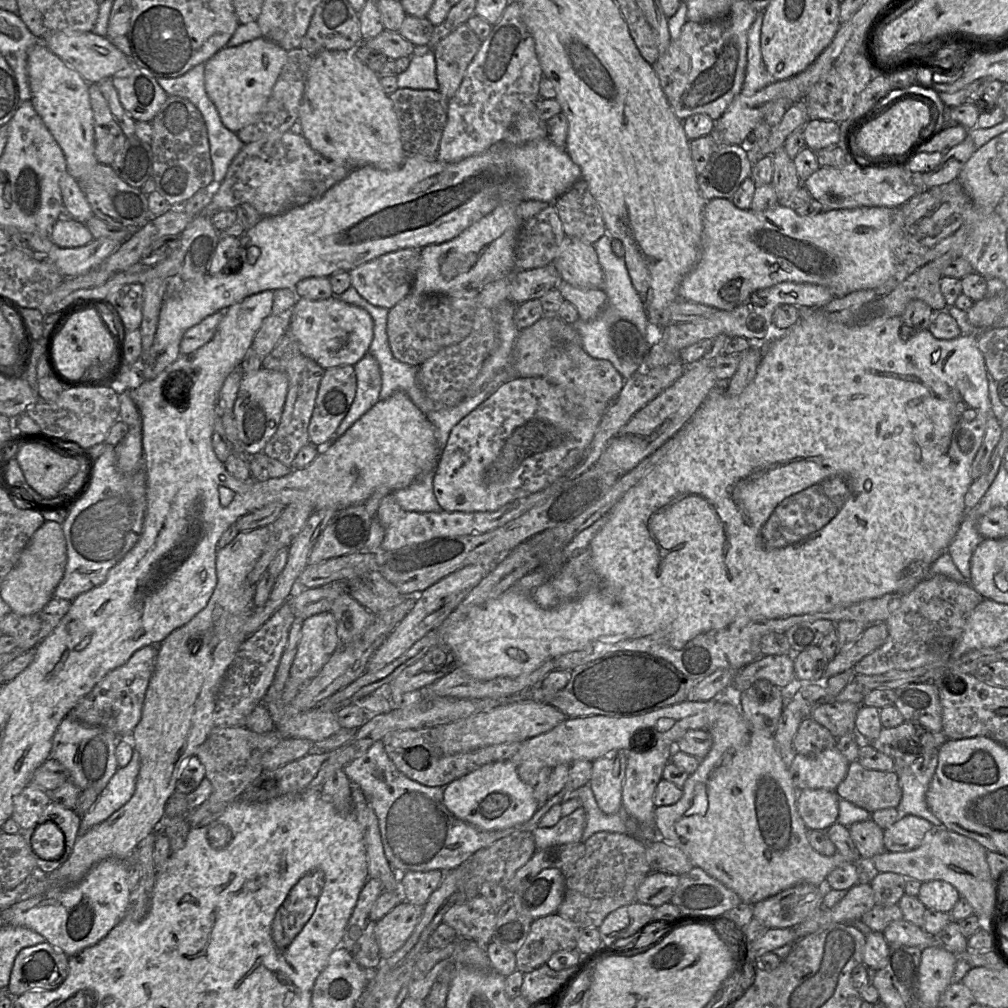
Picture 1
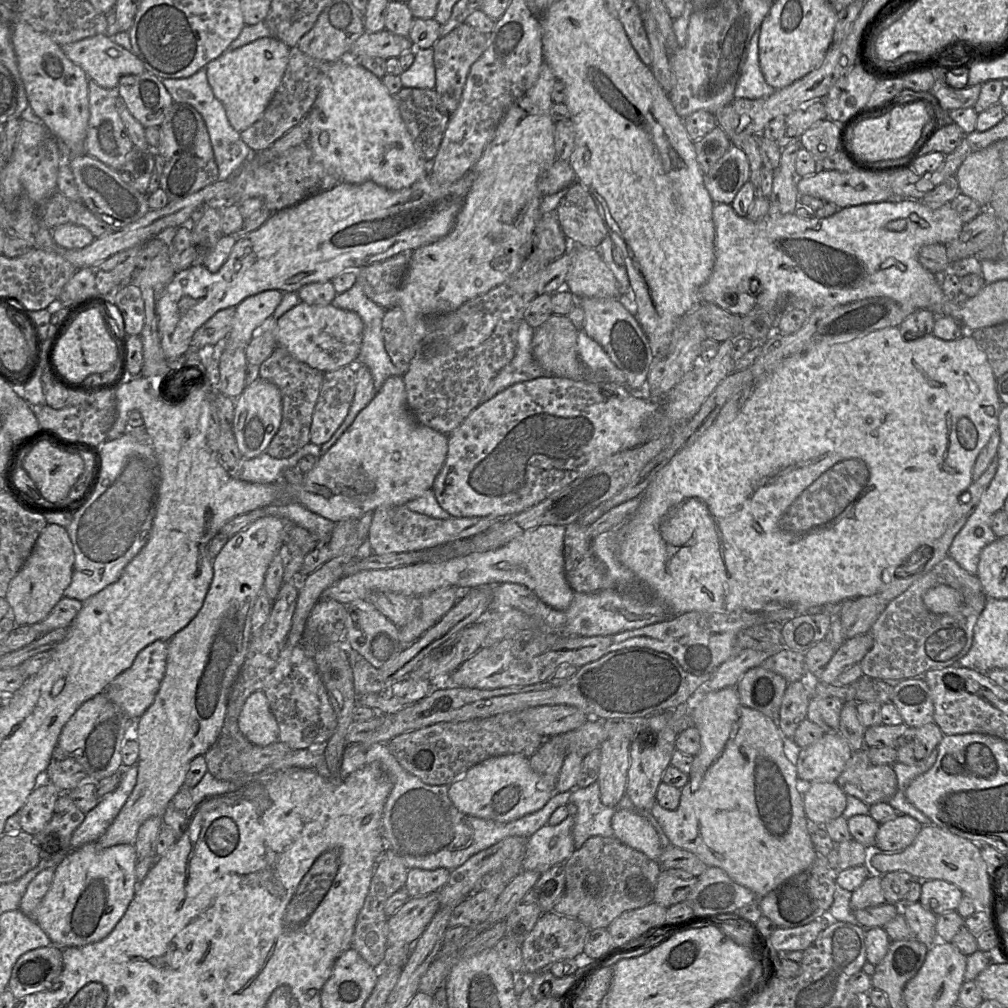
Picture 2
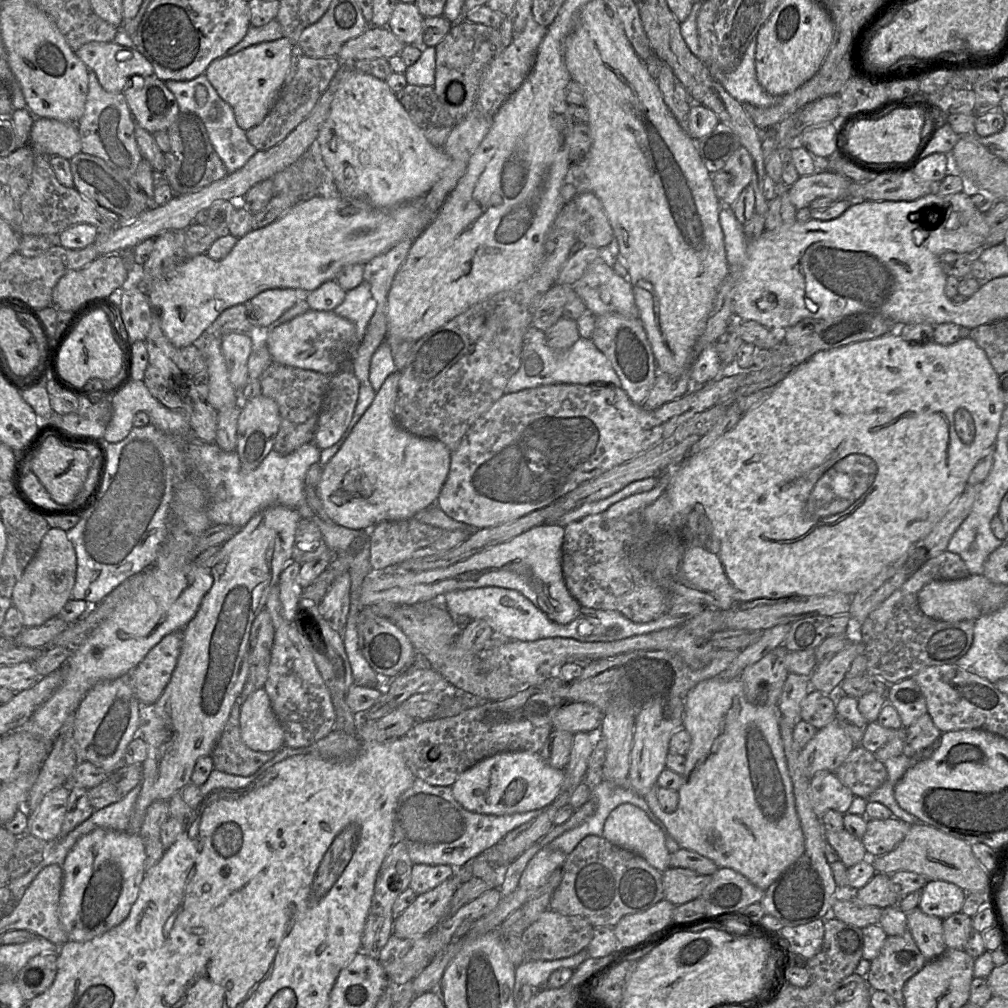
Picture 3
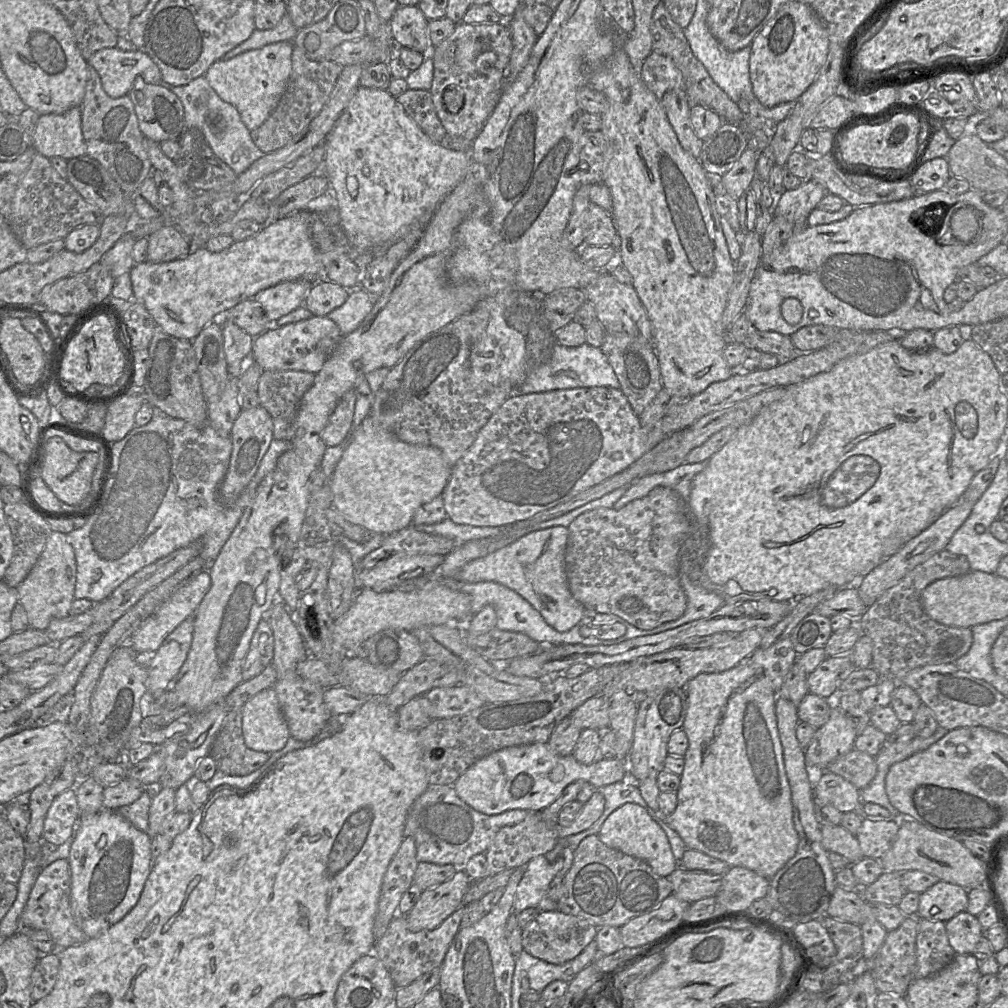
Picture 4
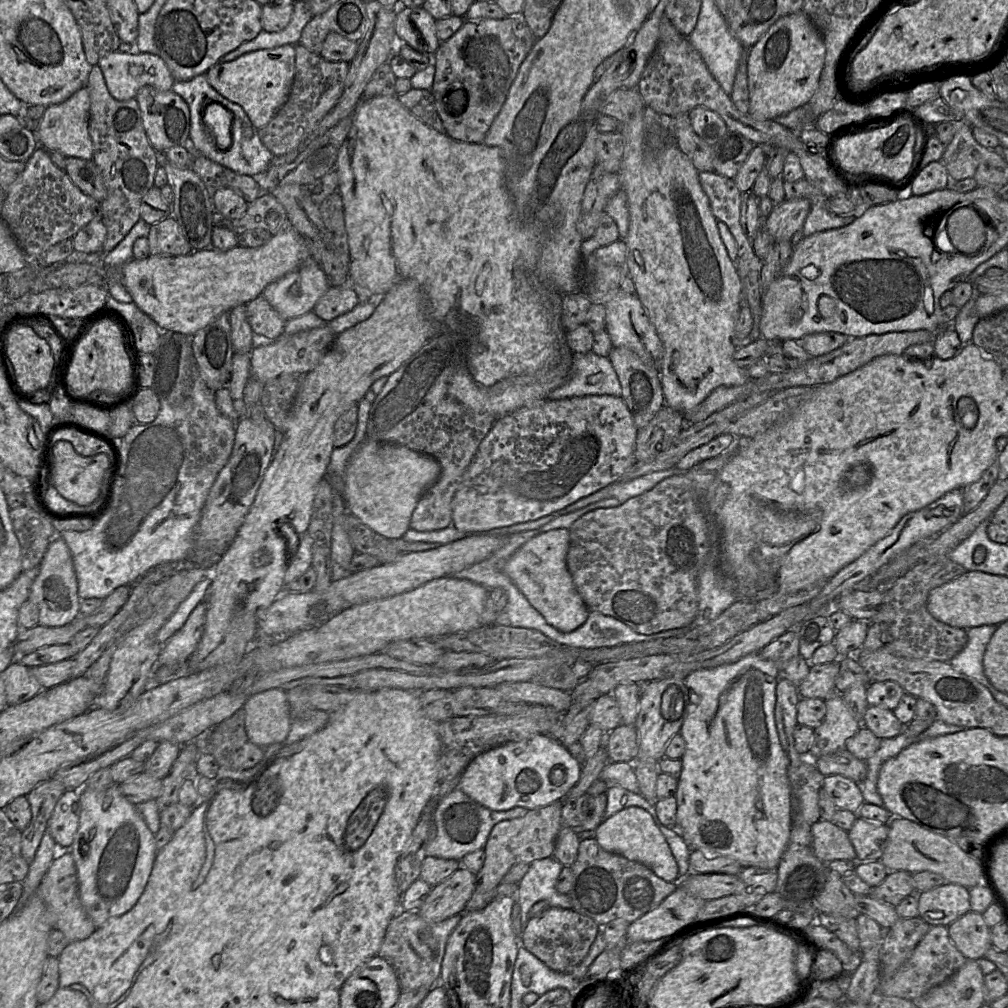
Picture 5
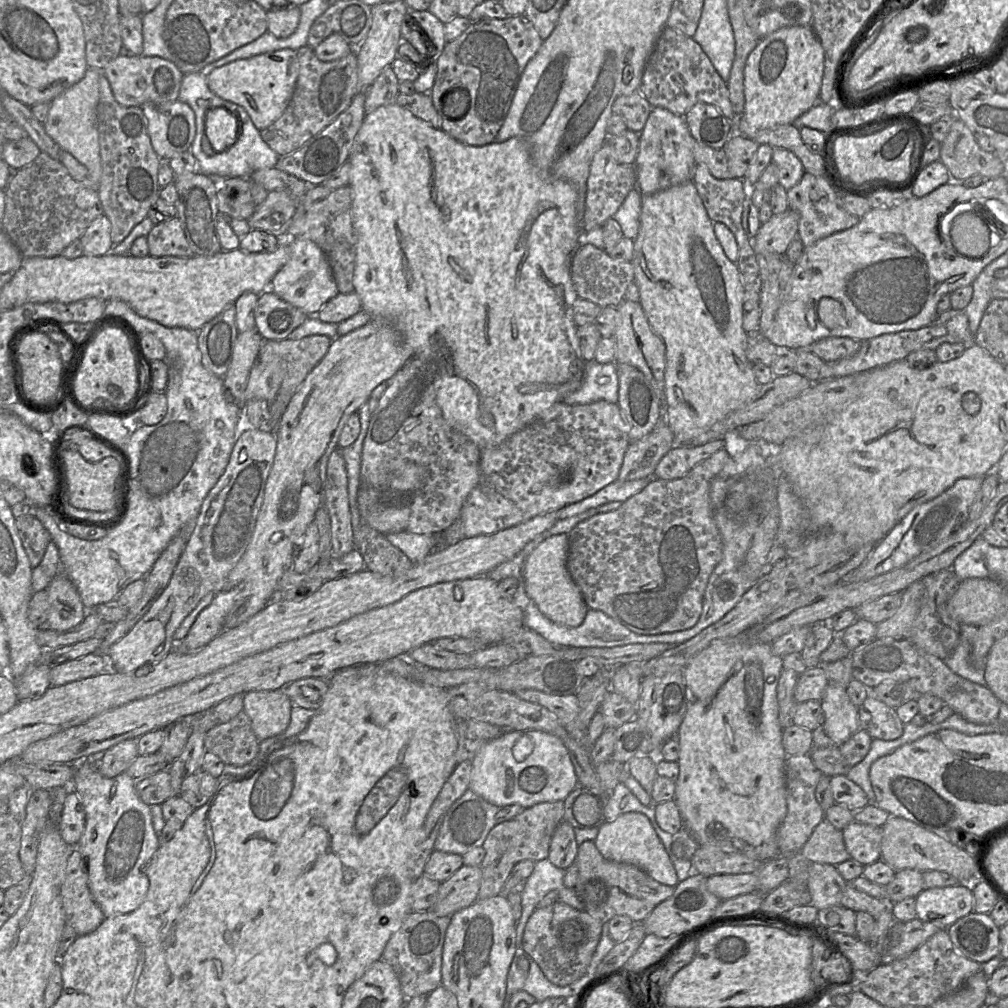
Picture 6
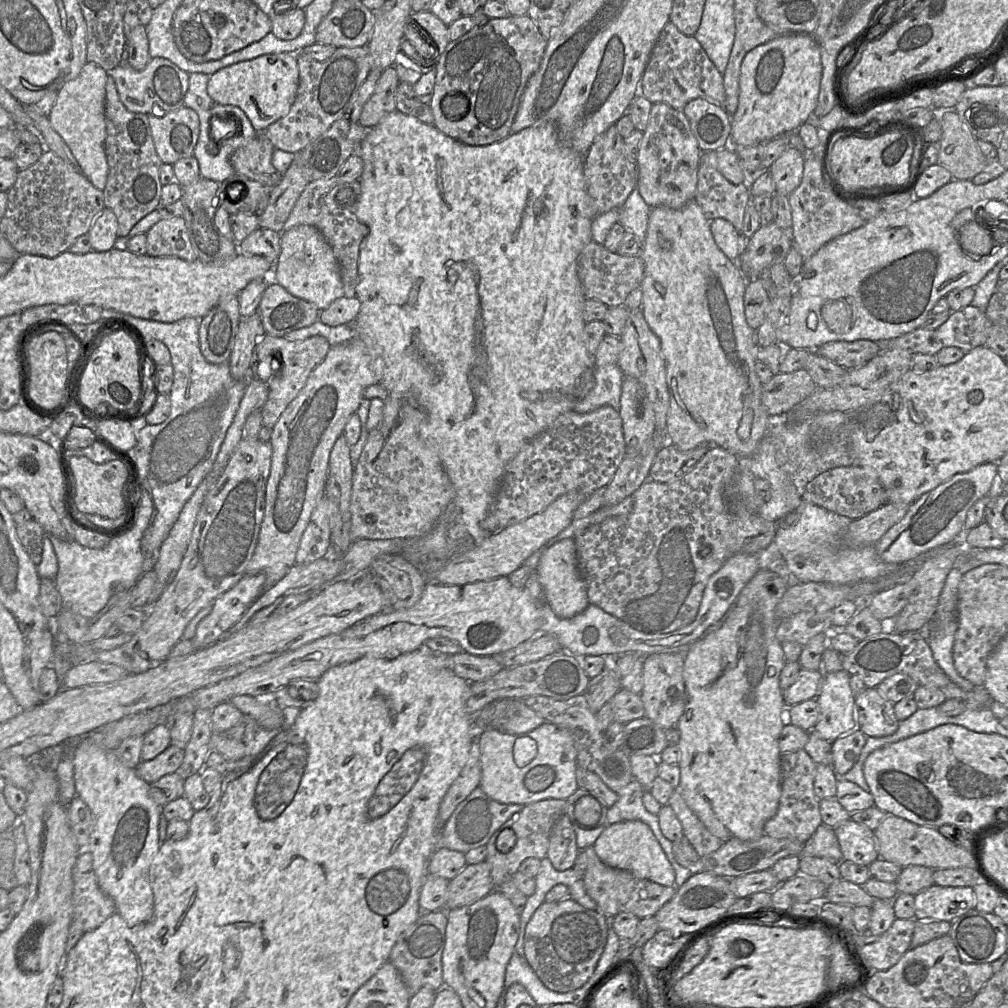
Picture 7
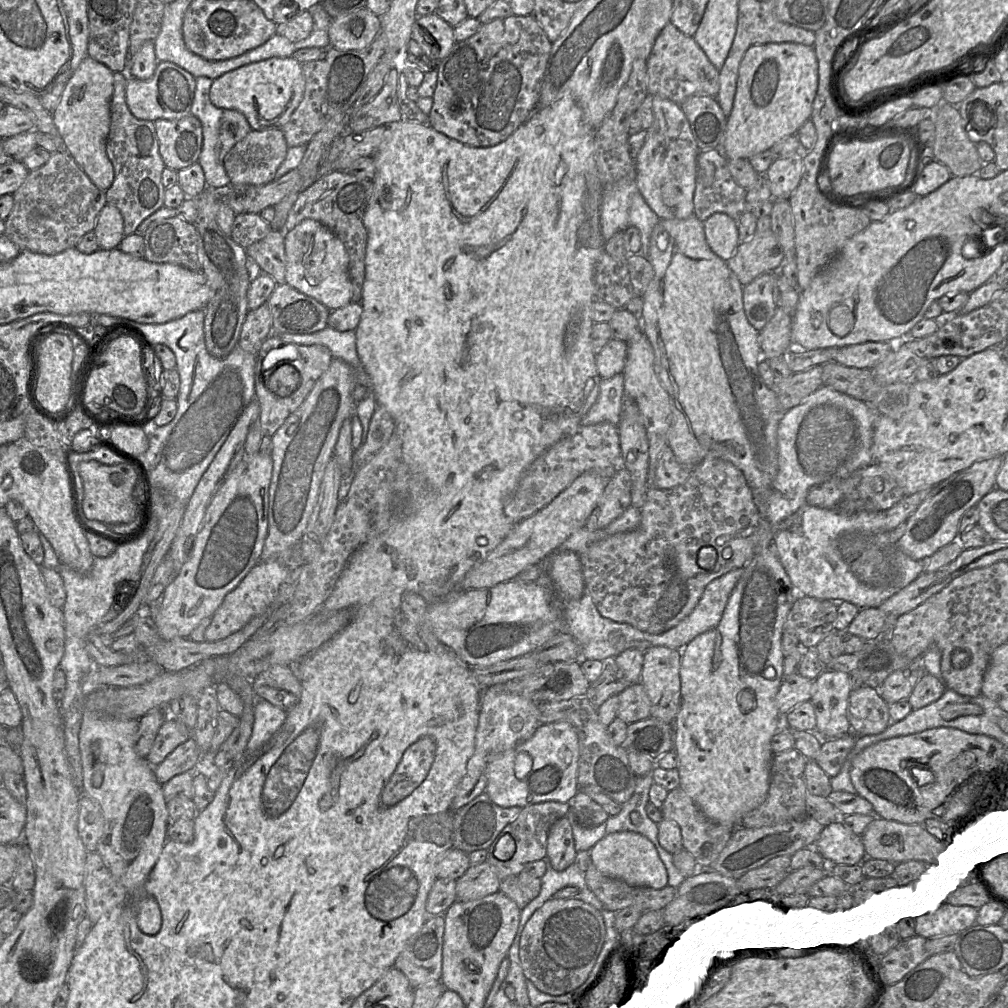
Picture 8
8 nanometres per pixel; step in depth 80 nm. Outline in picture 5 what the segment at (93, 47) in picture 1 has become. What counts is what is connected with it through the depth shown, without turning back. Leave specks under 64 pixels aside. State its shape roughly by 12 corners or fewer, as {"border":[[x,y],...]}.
{"border":[[115,51],[97,66],[118,101],[175,82],[155,54]]}

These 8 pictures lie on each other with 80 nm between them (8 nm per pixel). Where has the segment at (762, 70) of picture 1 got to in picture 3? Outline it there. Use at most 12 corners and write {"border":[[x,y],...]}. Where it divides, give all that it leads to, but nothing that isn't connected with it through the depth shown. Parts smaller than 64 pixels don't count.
{"border":[[755,37],[733,71],[714,78],[740,103],[770,107],[782,96],[758,82]]}

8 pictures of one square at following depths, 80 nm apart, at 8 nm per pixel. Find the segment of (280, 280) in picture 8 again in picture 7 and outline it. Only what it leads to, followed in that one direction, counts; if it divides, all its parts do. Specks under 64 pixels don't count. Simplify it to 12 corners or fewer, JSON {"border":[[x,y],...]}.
{"border":[[258,228],[237,244],[239,252],[263,256],[273,266],[280,233]]}

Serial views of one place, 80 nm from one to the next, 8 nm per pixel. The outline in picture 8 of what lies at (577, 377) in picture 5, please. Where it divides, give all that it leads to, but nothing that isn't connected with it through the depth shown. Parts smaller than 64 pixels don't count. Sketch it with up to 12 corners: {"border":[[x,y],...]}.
{"border":[[623,373],[601,378],[595,403],[581,425],[618,425]]}

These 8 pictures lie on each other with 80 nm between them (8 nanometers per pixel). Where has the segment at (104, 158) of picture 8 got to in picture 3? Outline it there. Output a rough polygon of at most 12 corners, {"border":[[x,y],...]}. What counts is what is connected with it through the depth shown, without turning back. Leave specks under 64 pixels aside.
{"border":[[36,118],[35,154],[70,160],[81,152],[78,126]]}

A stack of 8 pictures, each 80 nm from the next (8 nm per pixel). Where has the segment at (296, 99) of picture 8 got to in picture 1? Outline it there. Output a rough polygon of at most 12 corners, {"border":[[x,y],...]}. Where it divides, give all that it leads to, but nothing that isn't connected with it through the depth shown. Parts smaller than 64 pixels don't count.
{"border":[[259,37],[205,62],[227,129],[258,118],[286,61]]}

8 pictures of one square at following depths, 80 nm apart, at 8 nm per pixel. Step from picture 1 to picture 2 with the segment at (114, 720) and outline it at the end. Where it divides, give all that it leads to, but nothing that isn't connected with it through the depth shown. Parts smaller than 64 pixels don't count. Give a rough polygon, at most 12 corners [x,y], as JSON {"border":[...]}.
{"border":[[167,641],[142,649],[104,689],[137,721],[153,703],[166,670]]}

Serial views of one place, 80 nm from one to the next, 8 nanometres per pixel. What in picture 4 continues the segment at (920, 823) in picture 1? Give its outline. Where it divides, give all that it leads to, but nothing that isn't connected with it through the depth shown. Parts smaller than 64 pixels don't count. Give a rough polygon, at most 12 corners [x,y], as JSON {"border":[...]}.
{"border":[[863,817],[855,835],[863,857],[880,860],[899,830],[898,820]]}

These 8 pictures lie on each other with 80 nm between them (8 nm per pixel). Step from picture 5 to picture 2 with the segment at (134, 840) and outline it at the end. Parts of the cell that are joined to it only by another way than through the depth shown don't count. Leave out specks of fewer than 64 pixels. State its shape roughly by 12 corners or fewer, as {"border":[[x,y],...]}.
{"border":[[90,842],[55,868],[34,921],[61,949],[108,936],[135,845]]}

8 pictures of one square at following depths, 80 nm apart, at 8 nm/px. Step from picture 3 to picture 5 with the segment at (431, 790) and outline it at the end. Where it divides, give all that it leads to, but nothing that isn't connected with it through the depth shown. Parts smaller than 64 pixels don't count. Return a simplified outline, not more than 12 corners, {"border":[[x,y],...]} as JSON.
{"border":[[455,789],[436,807],[426,856],[461,860],[523,807],[491,810]]}

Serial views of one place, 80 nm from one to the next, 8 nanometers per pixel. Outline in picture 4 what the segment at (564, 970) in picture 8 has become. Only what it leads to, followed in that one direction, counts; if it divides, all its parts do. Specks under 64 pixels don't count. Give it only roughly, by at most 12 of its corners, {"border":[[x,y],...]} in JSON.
{"border":[[540,912],[522,931],[523,949],[552,964],[595,939],[588,920]]}

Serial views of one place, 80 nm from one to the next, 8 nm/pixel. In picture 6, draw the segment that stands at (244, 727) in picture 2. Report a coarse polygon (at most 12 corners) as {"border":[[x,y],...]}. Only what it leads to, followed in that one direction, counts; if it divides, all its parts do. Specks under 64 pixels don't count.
{"border":[[280,689],[244,694],[259,741],[283,734],[293,704]]}

